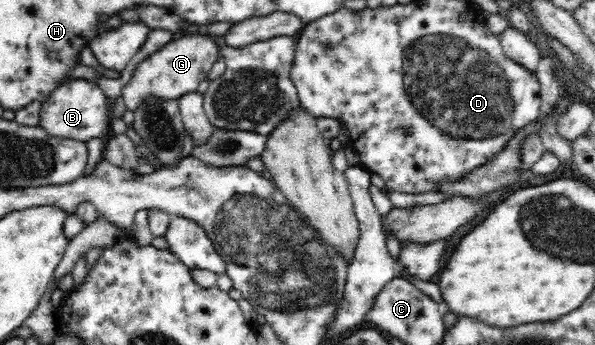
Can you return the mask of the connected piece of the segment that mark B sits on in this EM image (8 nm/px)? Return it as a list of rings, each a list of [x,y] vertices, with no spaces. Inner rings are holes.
[[[70,78],[60,84],[48,100],[42,102],[40,125],[48,134],[61,139],[80,140],[85,143],[92,138],[100,138],[110,130],[110,110],[108,99],[95,81]]]

